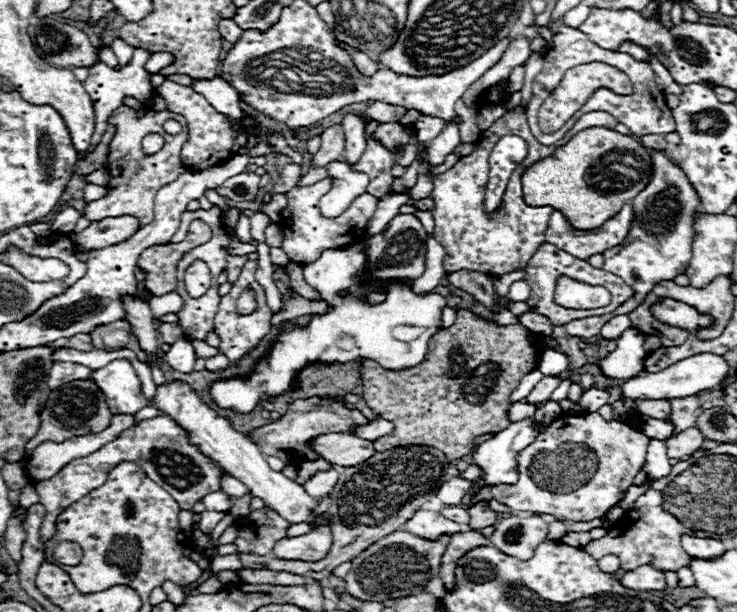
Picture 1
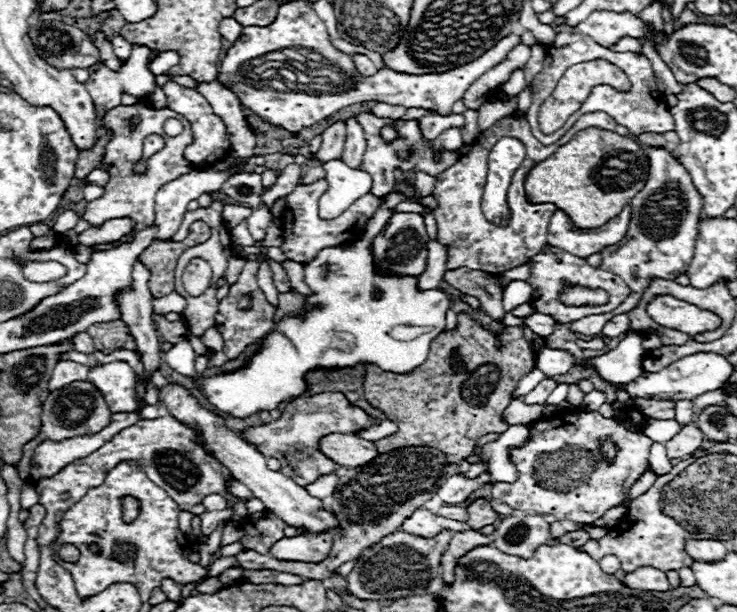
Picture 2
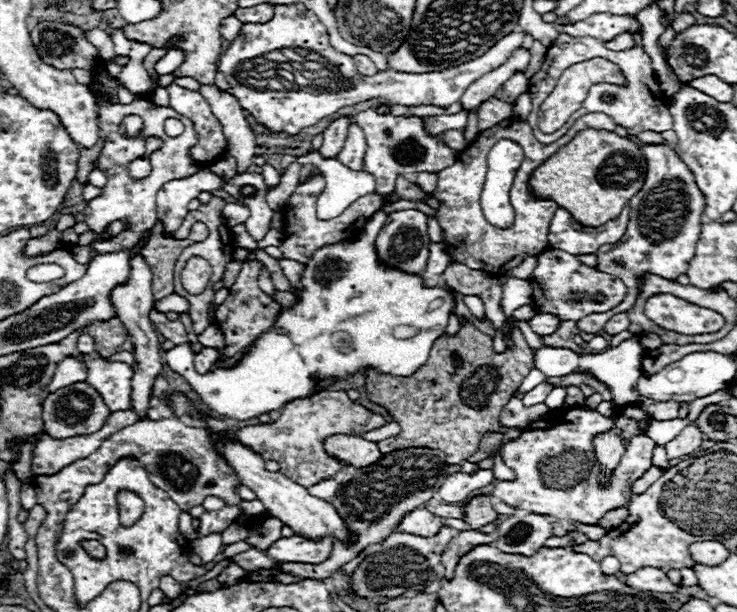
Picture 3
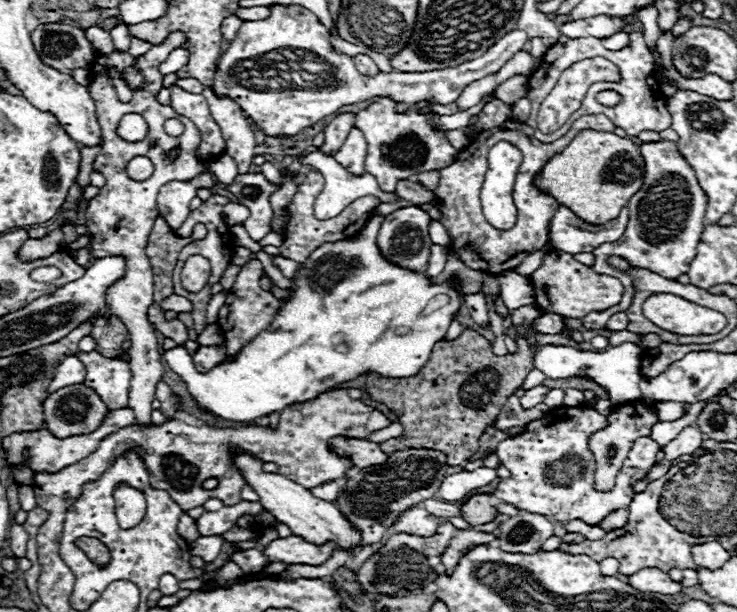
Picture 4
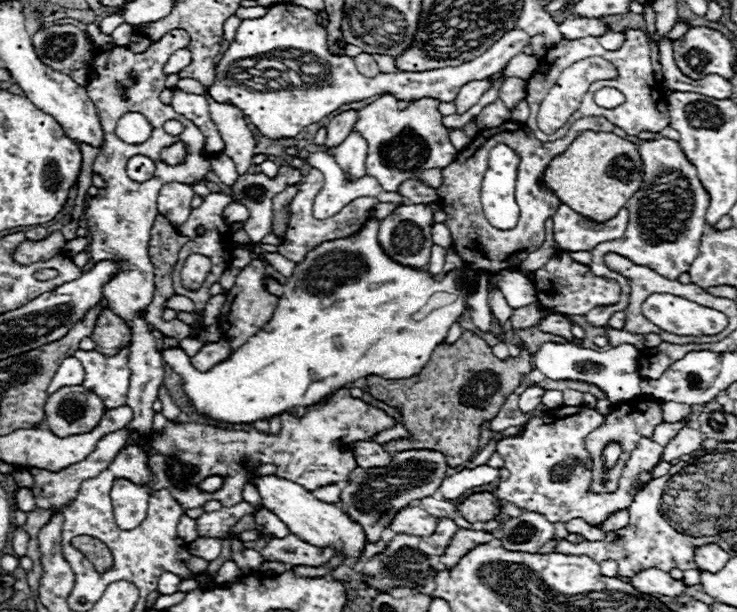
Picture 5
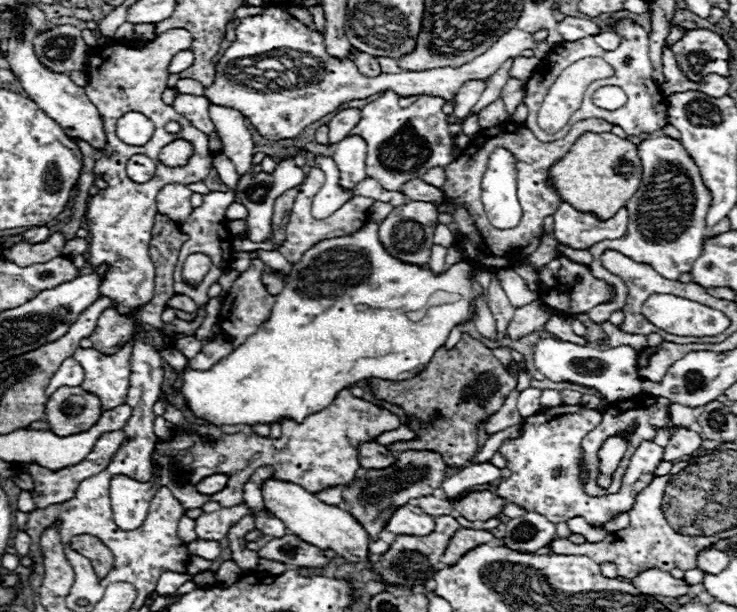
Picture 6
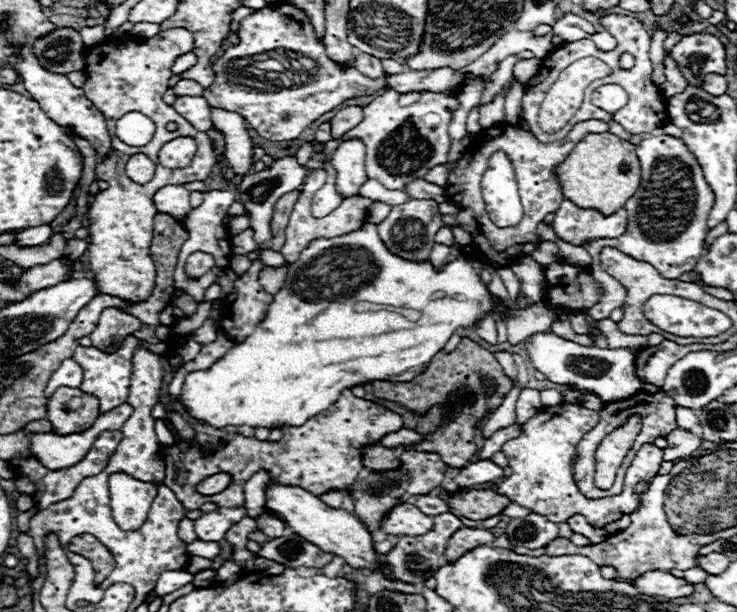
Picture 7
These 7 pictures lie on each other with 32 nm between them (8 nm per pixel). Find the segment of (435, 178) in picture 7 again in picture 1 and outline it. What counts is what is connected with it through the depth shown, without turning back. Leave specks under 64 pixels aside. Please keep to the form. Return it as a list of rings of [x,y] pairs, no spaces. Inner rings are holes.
[[[420,174],[420,180],[410,190],[410,198],[412,200],[422,200],[422,198],[428,198],[430,192],[432,192],[432,178],[426,176],[426,174]]]

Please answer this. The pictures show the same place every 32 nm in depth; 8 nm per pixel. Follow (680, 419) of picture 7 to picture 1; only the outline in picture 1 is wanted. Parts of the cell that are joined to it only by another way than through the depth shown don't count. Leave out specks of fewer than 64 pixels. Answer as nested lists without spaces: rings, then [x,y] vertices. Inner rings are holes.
[[[638,400],[636,406],[638,406],[638,410],[640,410],[644,416],[652,416],[652,418],[670,416],[668,400]]]

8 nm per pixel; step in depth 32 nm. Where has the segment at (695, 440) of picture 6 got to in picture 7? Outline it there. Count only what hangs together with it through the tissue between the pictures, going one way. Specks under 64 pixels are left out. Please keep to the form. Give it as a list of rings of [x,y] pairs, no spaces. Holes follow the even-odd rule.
[[[674,430],[668,436],[668,446],[664,448],[664,460],[676,462],[680,458],[690,456],[694,450],[700,448],[700,438],[688,430]]]

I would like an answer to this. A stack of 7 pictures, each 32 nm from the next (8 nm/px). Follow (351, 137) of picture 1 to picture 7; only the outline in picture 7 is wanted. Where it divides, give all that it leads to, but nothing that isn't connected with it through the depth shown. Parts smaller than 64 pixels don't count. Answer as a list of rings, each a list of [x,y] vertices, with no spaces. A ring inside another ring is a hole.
[[[346,140],[332,154],[332,164],[336,164],[338,172],[336,188],[340,188],[340,192],[344,192],[348,198],[356,196],[356,188],[360,188],[364,180],[368,180],[364,158],[366,146],[362,140]]]

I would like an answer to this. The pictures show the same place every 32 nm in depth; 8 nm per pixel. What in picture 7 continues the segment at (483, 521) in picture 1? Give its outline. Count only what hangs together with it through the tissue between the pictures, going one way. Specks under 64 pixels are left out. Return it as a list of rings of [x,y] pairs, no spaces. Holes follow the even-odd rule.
[[[462,490],[454,496],[448,496],[442,492],[444,500],[448,500],[450,508],[456,510],[460,516],[466,516],[470,520],[486,520],[490,516],[500,514],[510,500],[492,492],[492,490]]]

